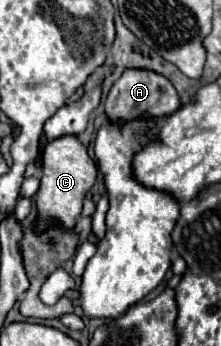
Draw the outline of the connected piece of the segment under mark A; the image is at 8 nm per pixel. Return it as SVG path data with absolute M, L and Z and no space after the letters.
M125 68L123 74L115 80L111 86L107 100L105 100L105 114L111 120L117 118L137 118L141 114L151 114L151 116L167 116L179 108L179 96L173 84L163 76L147 68Z

